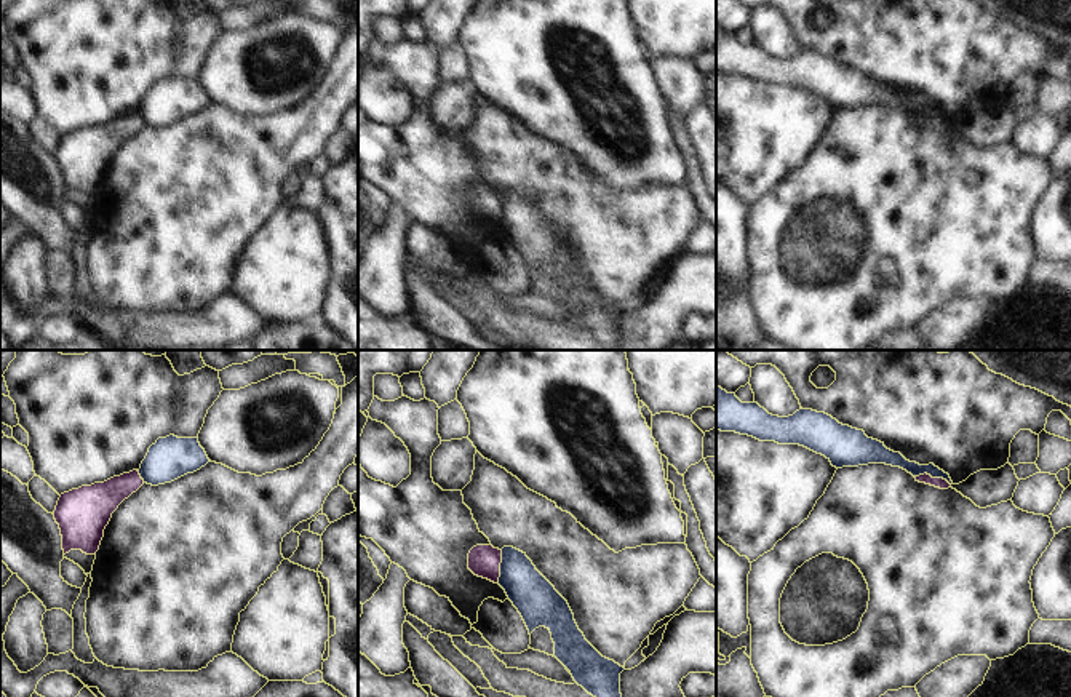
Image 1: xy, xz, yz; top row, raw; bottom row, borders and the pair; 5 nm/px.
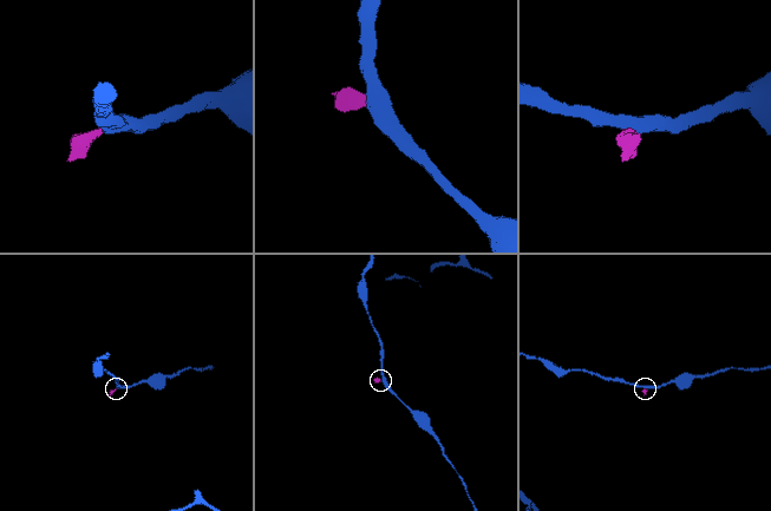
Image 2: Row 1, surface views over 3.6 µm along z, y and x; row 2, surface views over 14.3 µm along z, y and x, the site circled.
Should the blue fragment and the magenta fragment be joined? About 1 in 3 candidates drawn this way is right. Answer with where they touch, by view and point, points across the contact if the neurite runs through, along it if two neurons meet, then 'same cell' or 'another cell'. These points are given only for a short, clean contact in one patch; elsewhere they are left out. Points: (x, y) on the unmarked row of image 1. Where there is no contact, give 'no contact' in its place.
meets blue in yz at (932, 119); border along yz (915, 117), (942, 119), (950, 127); another cell

